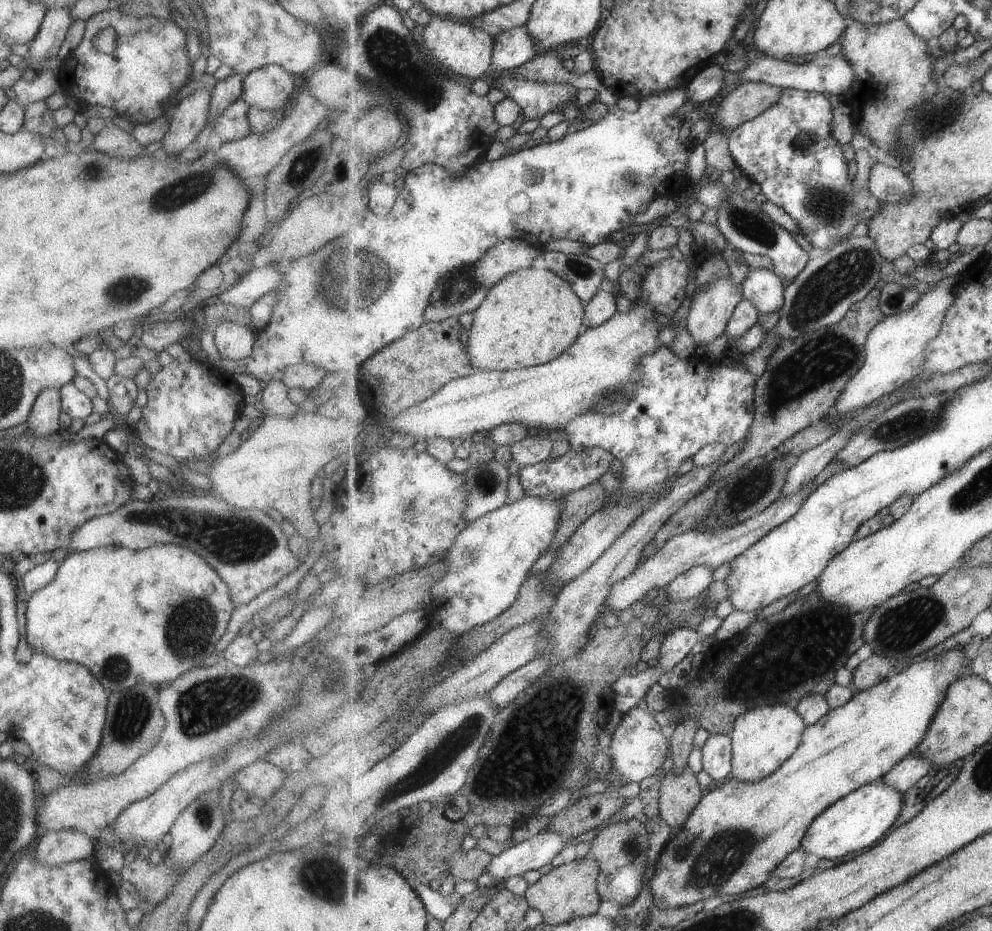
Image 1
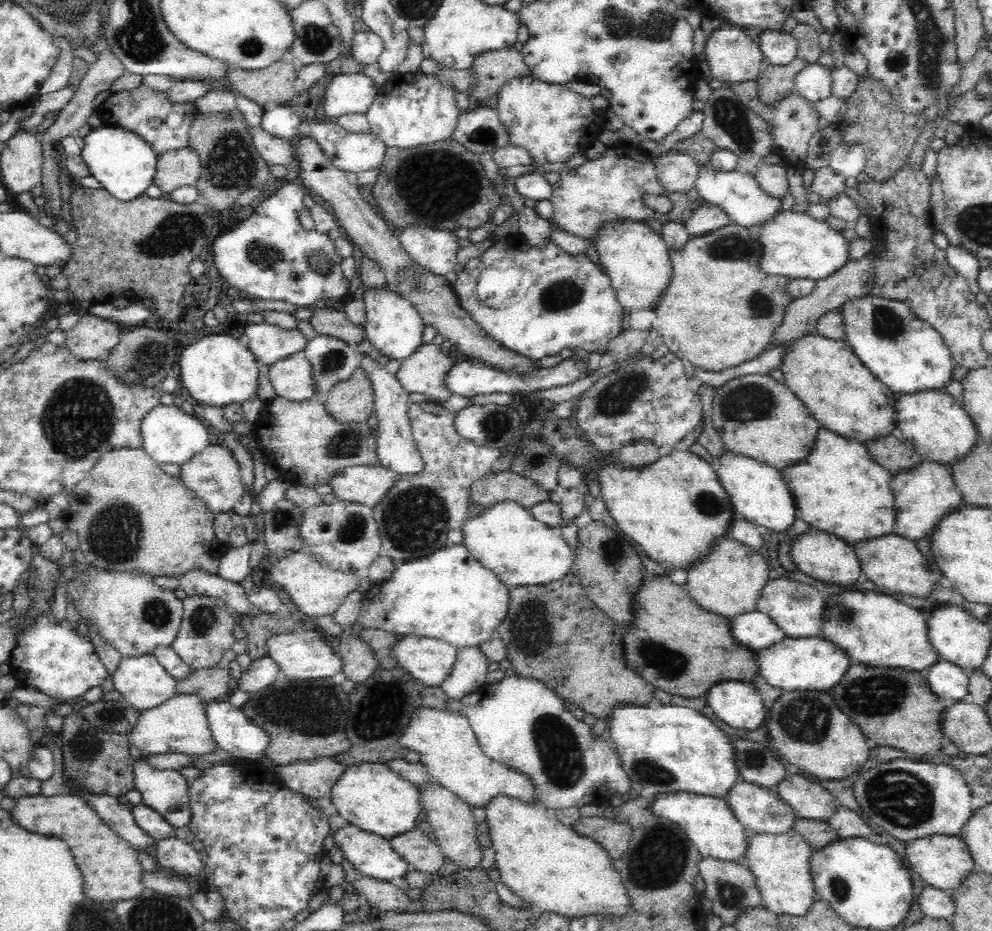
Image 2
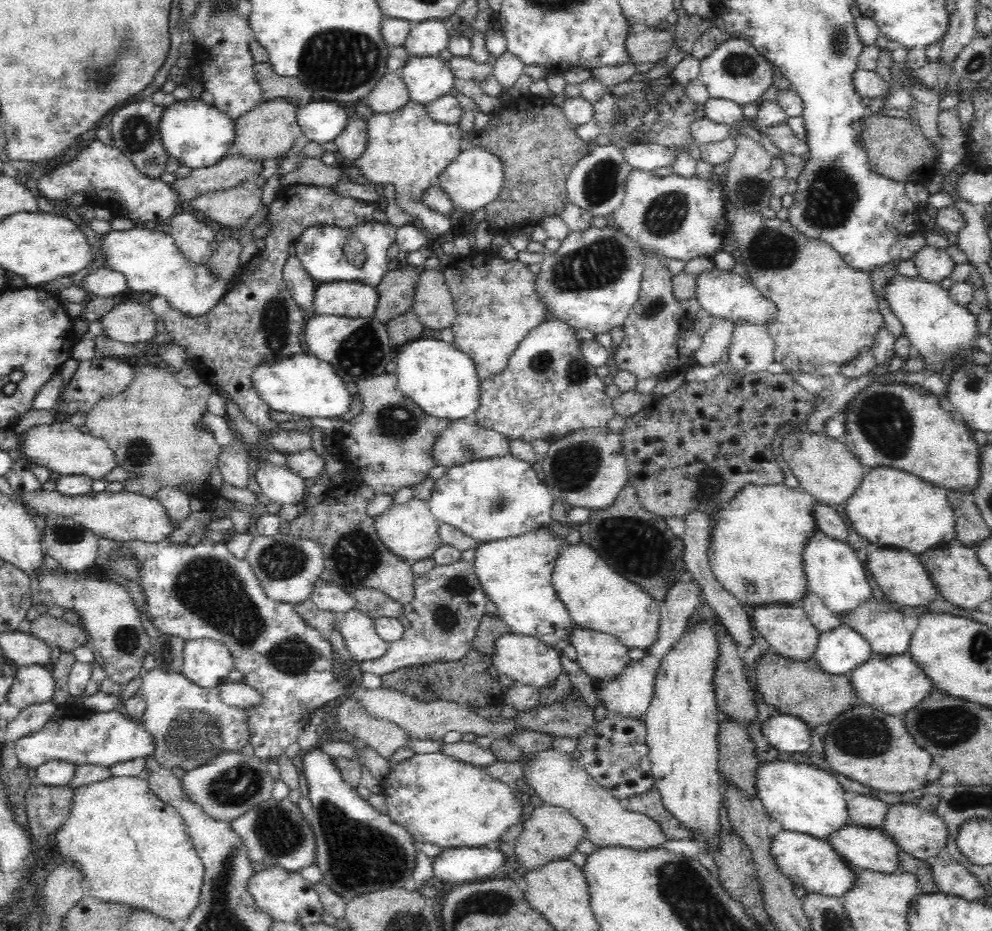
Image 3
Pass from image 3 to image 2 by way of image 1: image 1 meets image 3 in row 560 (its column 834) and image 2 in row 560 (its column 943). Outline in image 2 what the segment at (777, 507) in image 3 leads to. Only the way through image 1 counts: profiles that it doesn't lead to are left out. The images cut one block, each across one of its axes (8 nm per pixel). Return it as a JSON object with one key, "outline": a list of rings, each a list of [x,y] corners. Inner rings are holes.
{"outline":[[[675,449],[646,468],[627,470],[621,468],[617,462],[613,465],[604,465],[599,472],[598,481],[601,498],[619,531],[622,531],[623,536],[631,542],[641,546],[652,560],[664,565],[669,571],[680,568],[688,572],[695,564],[701,563],[701,560],[720,544],[720,540],[728,538],[729,532],[732,532],[733,506],[718,477],[716,466],[711,466],[690,451]]]}

